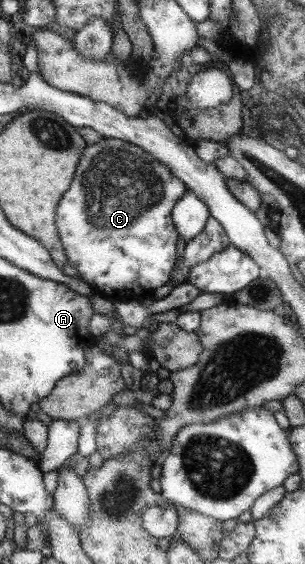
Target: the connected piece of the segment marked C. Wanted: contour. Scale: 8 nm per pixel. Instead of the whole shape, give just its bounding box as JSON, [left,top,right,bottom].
[54,138,185,295]

